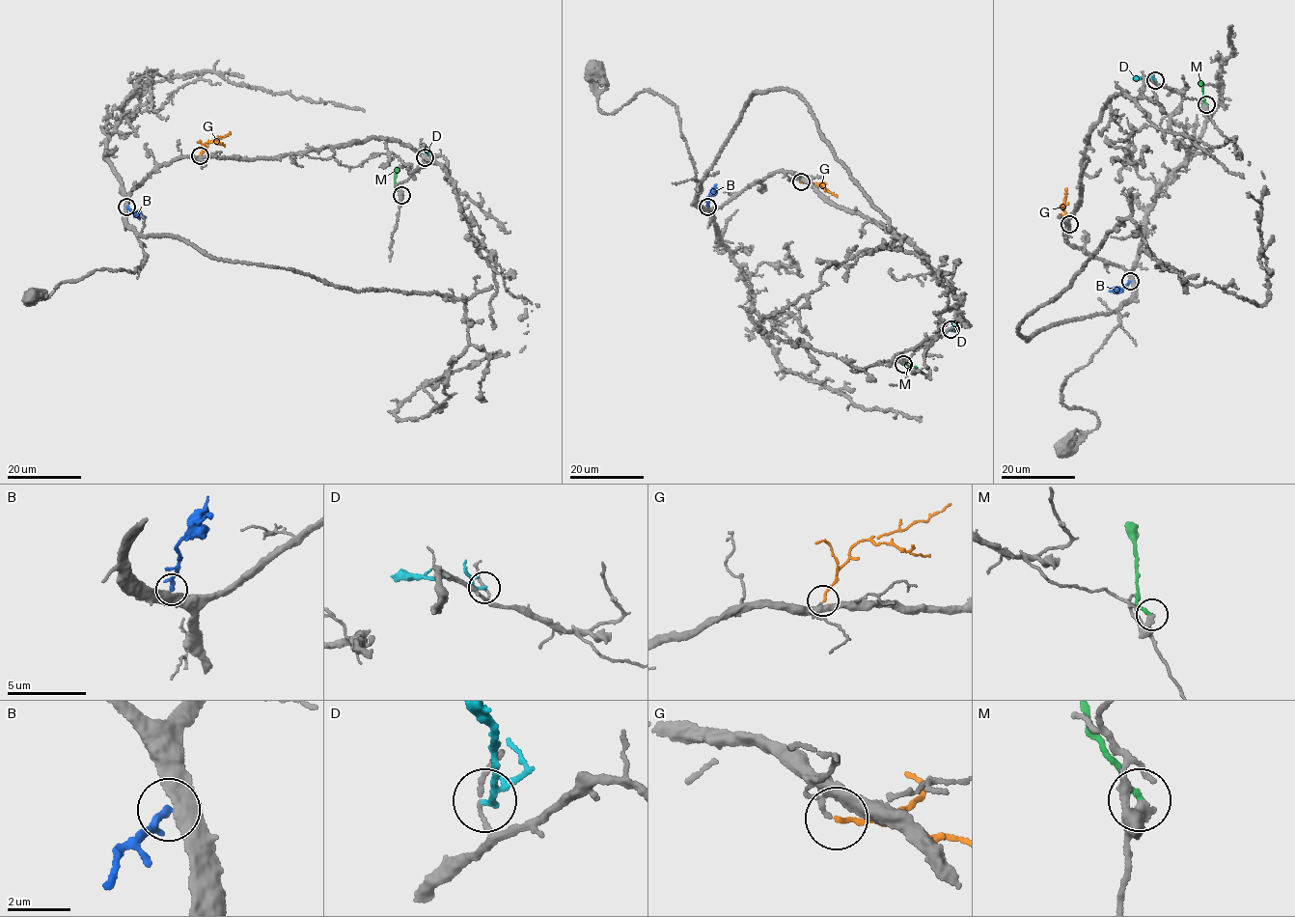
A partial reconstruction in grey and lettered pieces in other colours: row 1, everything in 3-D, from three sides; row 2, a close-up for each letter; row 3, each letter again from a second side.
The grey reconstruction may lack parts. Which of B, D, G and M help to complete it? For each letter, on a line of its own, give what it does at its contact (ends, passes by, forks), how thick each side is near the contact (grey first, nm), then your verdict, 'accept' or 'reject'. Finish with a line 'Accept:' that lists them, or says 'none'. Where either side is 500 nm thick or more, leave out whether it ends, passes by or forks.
B: it ends there; 440 nm thick on the grey side, 260 nm on the other; reject
D: it passes by; 110 nm thick on the grey side, 140 nm on the other; reject
G: it ends there; 120 nm thick on the grey side, 120 nm on the other; accept
M: it ends there; 320 nm thick on the grey side, 160 nm on the other; reject
Accept: G

